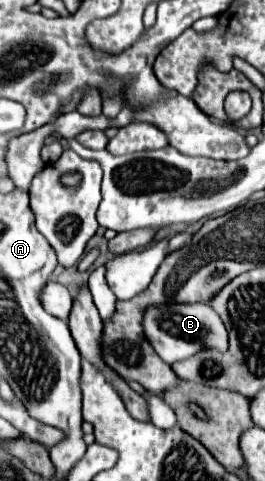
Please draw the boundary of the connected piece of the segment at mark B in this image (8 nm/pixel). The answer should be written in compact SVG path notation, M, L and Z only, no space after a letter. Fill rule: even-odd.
M170 304L170 306L150 306L144 314L144 334L160 354L160 358L168 364L186 360L196 356L200 350L228 350L228 332L224 322L206 304Z

